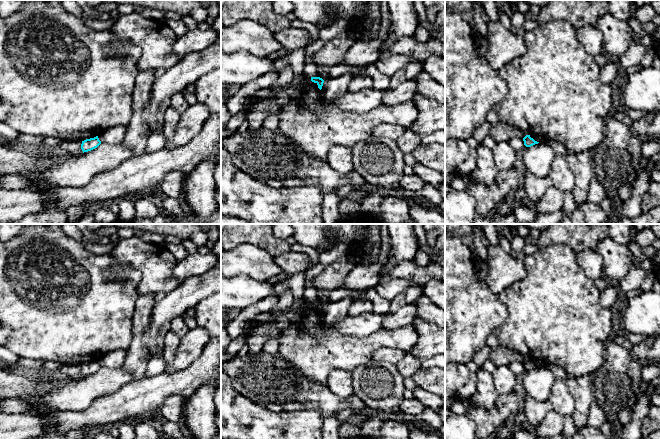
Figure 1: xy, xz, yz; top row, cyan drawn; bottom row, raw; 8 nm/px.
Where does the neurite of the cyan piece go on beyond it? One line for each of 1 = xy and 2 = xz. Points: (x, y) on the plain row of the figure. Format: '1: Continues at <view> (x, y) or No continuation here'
1: No continuation here
2: No continuation here

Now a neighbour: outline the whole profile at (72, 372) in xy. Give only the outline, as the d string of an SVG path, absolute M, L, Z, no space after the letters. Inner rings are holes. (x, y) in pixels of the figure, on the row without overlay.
M62 364L58 373L63 379L67 378L70 381L78 381L83 377L81 368L82 365L79 364Z

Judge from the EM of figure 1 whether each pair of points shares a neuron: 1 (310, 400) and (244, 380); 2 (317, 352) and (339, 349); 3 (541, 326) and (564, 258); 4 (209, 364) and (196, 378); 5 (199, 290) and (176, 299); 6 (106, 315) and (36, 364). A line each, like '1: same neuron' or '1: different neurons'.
1: same neuron
2: same neuron
3: same neuron
4: same neuron
5: same neuron
6: different neurons

